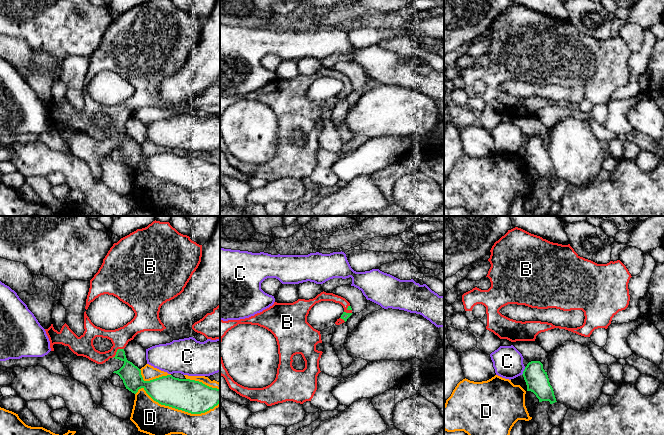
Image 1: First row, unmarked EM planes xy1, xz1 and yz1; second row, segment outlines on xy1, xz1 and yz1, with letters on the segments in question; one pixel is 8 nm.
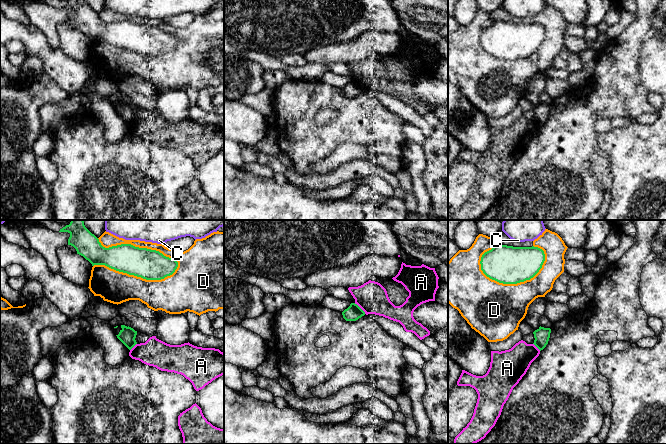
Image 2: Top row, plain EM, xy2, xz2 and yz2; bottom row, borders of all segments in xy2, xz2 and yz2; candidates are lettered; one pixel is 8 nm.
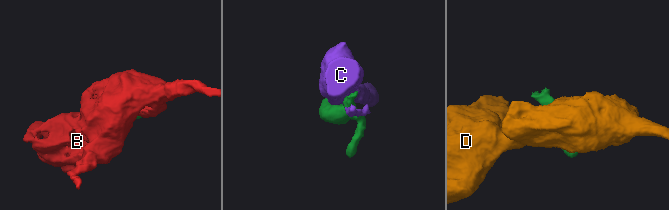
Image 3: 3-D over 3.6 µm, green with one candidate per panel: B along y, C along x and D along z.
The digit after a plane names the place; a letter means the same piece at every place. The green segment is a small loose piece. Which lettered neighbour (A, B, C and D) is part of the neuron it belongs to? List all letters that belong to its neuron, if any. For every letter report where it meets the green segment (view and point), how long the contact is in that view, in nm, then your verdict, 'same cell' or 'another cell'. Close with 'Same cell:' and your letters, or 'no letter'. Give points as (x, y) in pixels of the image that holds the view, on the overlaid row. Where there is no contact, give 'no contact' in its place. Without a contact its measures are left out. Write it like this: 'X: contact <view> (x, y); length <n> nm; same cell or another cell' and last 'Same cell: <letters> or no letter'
A: contact xz2 (360, 308); length 130 nm; another cell
B: contact xy1 (117, 351); length 120 nm; same cell
C: contact yz1 (523, 371); length 70 nm; another cell
D: contact xy2 (138, 247); length 700 nm; another cell
Same cell: B

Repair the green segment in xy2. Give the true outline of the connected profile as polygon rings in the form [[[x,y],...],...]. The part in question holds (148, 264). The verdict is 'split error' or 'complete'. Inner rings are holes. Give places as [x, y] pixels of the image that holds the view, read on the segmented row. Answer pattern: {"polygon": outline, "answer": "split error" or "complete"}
{"polygon": [[[6,220],[13,221],[15,223],[21,221],[27,221],[31,225],[42,225],[54,232],[68,232],[70,237],[68,239],[68,245],[73,246],[77,254],[83,256],[88,260],[92,266],[105,265],[111,269],[119,272],[127,273],[141,277],[146,280],[161,280],[167,276],[172,275],[178,267],[178,262],[173,259],[164,256],[162,253],[156,250],[147,248],[135,247],[131,244],[121,244],[105,248],[99,242],[99,239],[92,234],[84,225],[83,220],[71,220],[67,225],[57,223],[54,220]]], "answer": "split error"}

